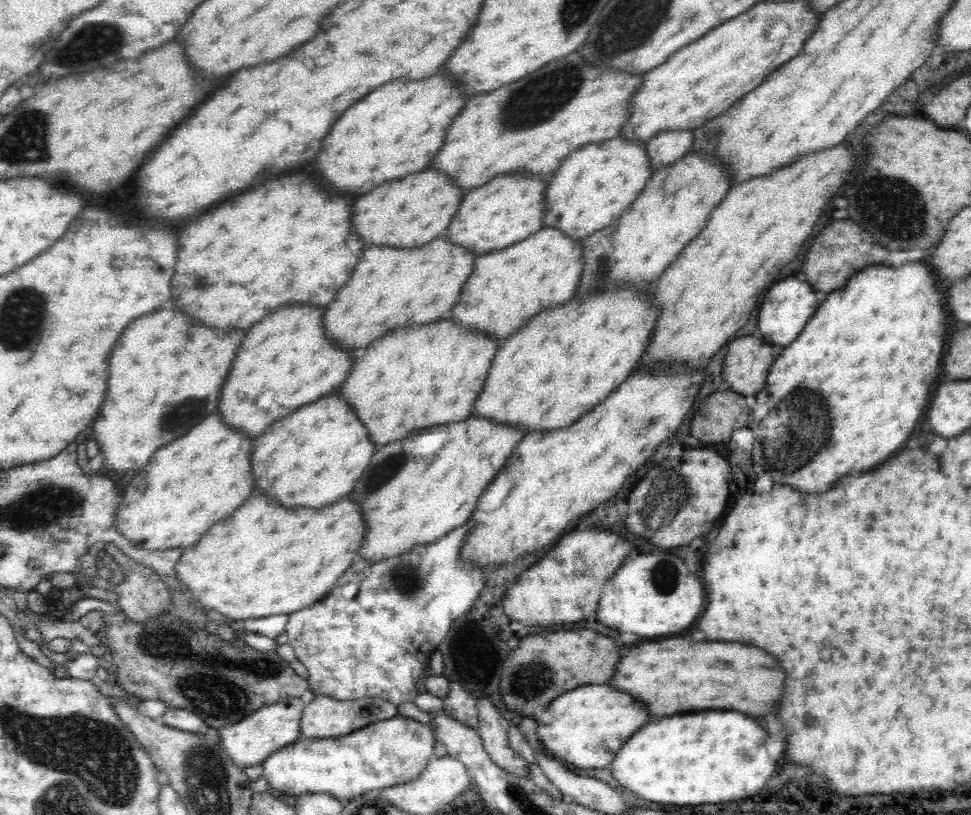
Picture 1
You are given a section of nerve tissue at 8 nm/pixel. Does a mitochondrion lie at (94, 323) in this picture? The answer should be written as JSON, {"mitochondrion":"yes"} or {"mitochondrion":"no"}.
{"mitochondrion":"no"}

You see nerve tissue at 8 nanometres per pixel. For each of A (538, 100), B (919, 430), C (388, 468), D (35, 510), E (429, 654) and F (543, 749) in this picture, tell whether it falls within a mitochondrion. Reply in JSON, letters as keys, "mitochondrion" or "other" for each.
{"A":"mitochondrion","B":"other","C":"mitochondrion","D":"mitochondrion","E":"other","F":"other"}

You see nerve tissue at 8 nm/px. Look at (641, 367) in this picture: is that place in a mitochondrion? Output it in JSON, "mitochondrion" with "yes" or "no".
{"mitochondrion":"no"}

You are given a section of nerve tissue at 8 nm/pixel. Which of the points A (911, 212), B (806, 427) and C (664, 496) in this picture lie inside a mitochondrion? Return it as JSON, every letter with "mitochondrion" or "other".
{"A":"mitochondrion","B":"mitochondrion","C":"mitochondrion"}

